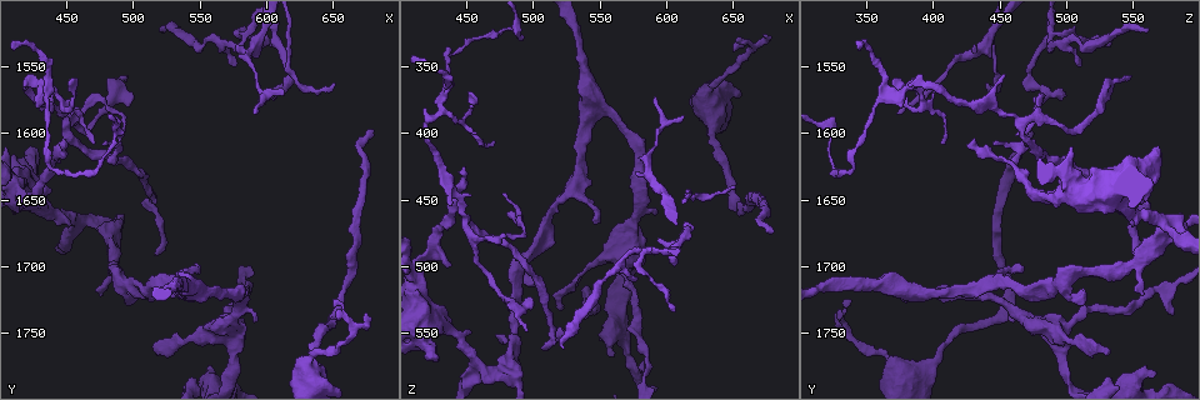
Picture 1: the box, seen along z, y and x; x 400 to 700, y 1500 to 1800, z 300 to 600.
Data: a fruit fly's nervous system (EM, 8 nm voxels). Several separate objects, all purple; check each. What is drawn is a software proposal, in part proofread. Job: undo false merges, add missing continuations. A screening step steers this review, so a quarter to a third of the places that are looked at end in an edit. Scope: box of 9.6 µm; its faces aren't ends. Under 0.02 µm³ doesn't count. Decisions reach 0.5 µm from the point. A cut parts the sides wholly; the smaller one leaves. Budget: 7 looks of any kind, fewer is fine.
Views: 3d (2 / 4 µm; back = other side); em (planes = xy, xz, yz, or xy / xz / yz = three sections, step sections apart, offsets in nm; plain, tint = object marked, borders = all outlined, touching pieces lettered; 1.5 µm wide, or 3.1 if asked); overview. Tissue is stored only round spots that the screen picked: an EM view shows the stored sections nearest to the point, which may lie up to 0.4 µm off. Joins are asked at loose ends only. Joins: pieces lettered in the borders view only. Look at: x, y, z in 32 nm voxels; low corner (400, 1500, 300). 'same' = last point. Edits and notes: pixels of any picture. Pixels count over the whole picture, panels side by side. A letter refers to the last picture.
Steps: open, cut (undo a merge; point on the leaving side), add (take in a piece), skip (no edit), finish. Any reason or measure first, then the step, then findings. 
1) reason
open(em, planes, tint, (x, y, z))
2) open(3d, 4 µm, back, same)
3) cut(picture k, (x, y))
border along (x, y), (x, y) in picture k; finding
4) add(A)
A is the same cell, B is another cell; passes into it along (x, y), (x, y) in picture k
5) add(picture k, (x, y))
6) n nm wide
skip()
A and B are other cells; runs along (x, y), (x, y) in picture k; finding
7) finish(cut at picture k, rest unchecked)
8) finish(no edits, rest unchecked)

branch stops here
open(em, xz, step 8, borders, (578, 1548, 506))

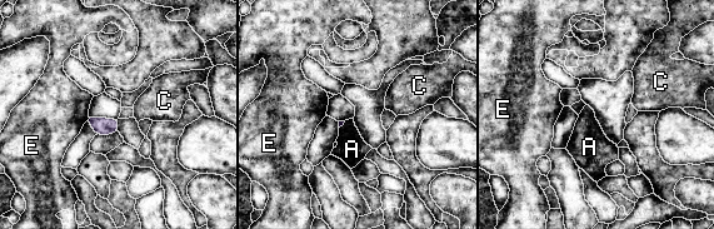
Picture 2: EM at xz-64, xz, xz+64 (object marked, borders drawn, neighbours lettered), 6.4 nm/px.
cut it another way
open(em, planes, borders, same)

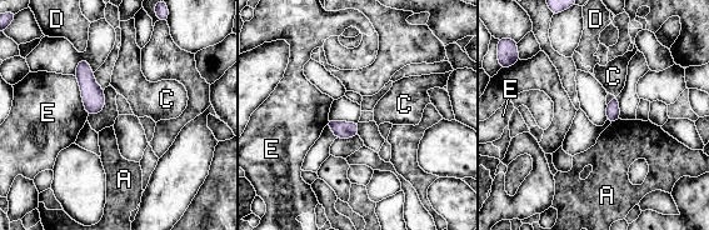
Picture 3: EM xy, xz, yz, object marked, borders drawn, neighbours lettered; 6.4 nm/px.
100 nm wide
skip()
A, C, D and E are other cells; none of them fits

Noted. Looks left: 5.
thin end
open(3d, 4 µm, (680, 1600, 476))

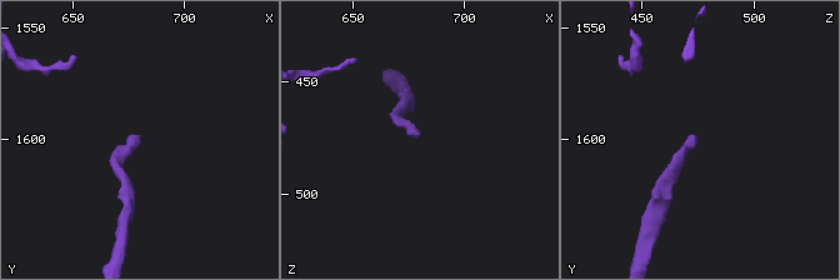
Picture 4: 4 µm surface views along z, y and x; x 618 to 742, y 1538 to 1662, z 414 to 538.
open(em, yz, step 4, borders, (679, 1600, 476))

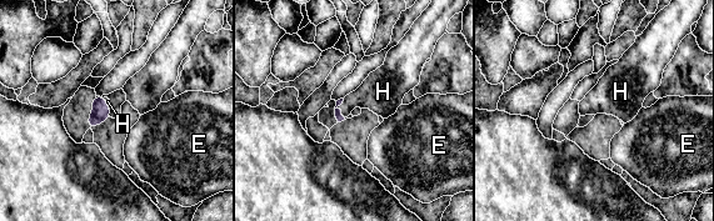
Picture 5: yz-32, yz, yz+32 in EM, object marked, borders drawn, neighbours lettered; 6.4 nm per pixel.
open(em, xy, step 8, borders, same)

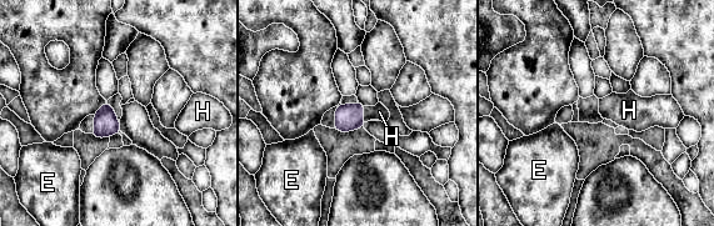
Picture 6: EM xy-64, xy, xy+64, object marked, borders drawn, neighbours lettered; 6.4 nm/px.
100 nm wide
add(H)
H is the same cell, E is another cell; passes into it along (348, 117), (362, 114), (379, 111) in picture 6; the cell continues

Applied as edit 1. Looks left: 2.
finish(add at picture 6, rest unchecked)

